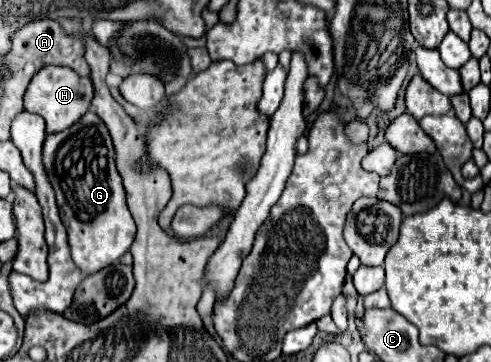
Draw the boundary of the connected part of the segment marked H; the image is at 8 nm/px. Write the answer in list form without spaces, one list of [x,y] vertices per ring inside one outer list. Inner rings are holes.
[[[46,65],[32,77],[24,97],[24,105],[26,111],[44,117],[46,133],[58,133],[58,129],[68,129],[68,125],[76,123],[88,111],[92,97],[94,93],[92,93],[90,77],[78,77],[70,67]]]

